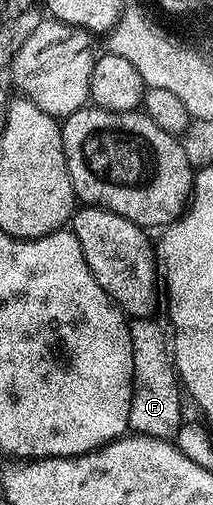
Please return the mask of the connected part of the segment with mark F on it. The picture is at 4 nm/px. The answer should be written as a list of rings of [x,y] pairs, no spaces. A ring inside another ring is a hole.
[[[133,319],[128,326],[132,344],[133,394],[130,397],[128,428],[153,438],[173,439],[181,429],[181,391],[168,349],[168,336],[153,319]]]

